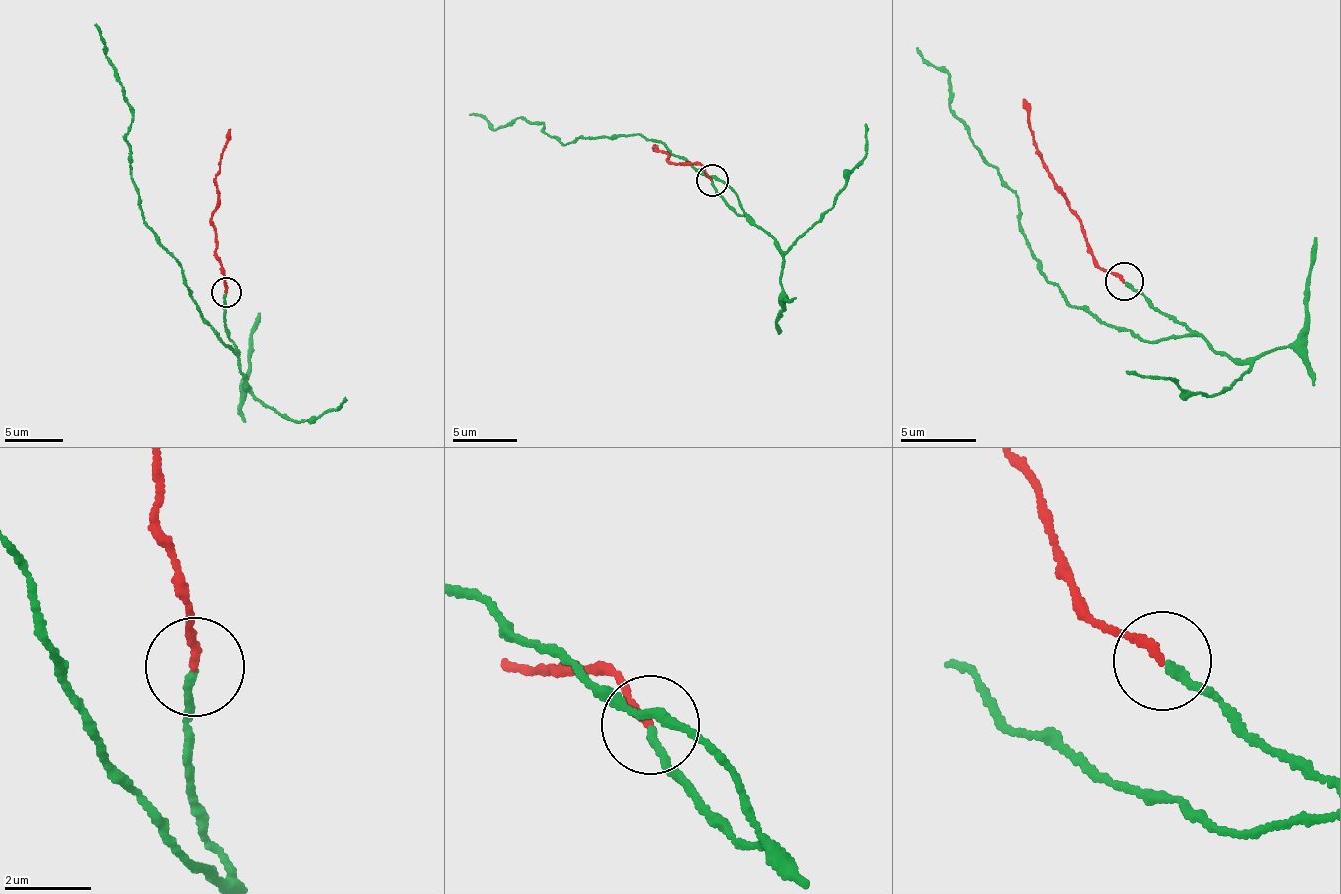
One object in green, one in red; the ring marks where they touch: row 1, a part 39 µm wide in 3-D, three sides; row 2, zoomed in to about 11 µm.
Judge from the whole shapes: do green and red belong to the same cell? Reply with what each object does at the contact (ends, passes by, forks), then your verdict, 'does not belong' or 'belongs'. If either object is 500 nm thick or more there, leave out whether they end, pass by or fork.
green ends | red ends | belongs

